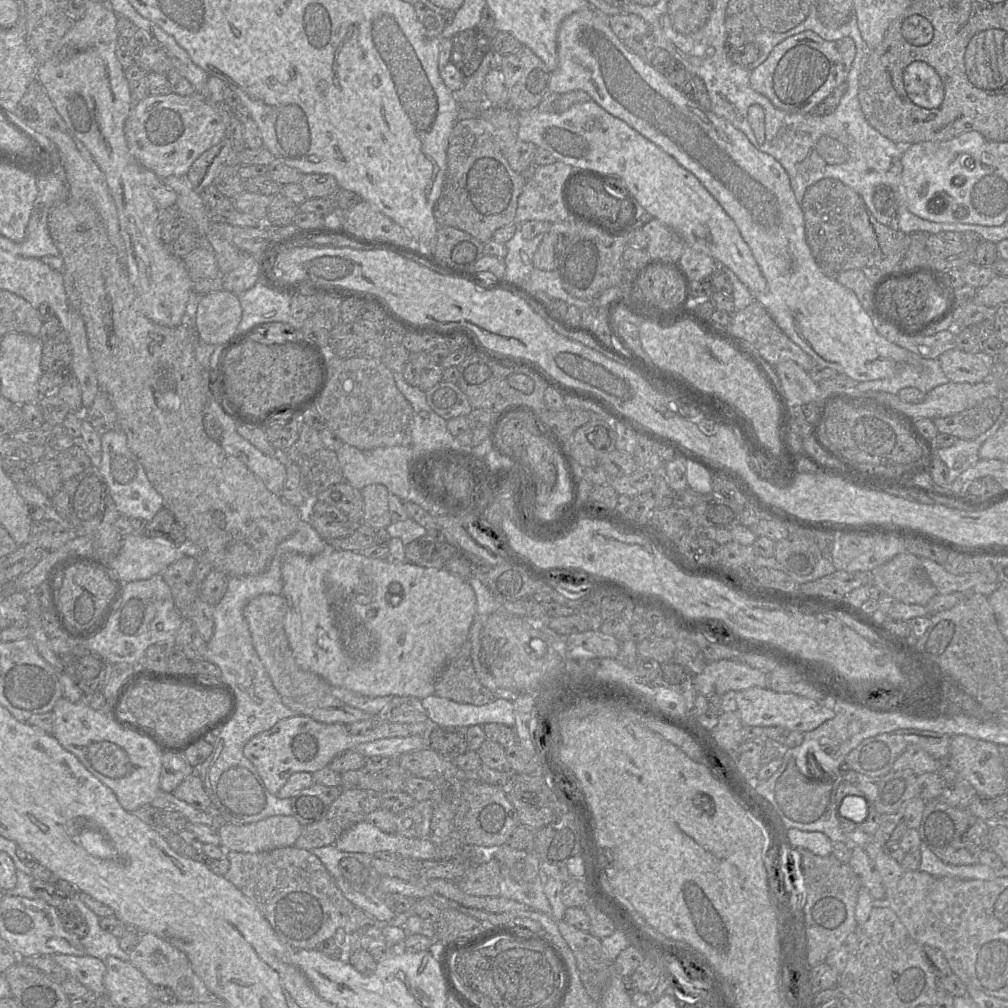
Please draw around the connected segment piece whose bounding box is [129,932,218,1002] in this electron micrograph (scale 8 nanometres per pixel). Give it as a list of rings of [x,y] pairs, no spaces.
[[[141,933],[138,944],[129,955],[130,963],[139,969],[152,984],[171,988],[177,1001],[206,1002],[218,998],[208,990],[203,981],[196,975],[186,954],[153,933]]]

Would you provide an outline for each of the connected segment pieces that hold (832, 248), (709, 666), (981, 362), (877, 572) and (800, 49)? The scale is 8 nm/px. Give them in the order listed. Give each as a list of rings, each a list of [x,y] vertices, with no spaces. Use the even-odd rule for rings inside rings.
[[[824,178],[808,187],[801,202],[804,213],[806,240],[817,264],[823,263],[837,272],[876,267],[883,273],[902,269],[900,266],[909,246],[909,234],[895,226],[885,226],[872,215],[865,201],[841,181]]]
[[[743,661],[707,662],[702,673],[694,676],[694,688],[704,696],[723,695],[751,687],[768,688],[768,674]]]
[[[957,348],[948,350],[938,357],[940,366],[954,383],[980,383],[992,376],[992,359],[983,352],[965,353]]]
[[[900,553],[872,571],[872,584],[880,588],[886,595],[905,604],[926,606],[937,593],[921,566],[920,558],[910,553]]]
[[[804,31],[778,44],[767,60],[751,72],[751,88],[767,97],[778,109],[788,113],[809,114],[839,85],[845,83],[856,53],[854,41],[844,37],[837,41],[825,41],[812,31]]]

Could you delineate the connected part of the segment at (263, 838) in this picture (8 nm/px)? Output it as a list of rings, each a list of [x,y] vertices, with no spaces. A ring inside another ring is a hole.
[[[276,815],[250,824],[228,823],[217,831],[226,852],[259,853],[293,846],[301,830],[293,815]]]

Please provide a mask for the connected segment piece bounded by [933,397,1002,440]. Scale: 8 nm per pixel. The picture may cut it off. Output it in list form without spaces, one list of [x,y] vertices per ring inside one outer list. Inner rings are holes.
[[[991,397],[958,414],[935,418],[933,423],[940,434],[972,440],[990,429],[1001,412],[1002,404],[999,398]]]

